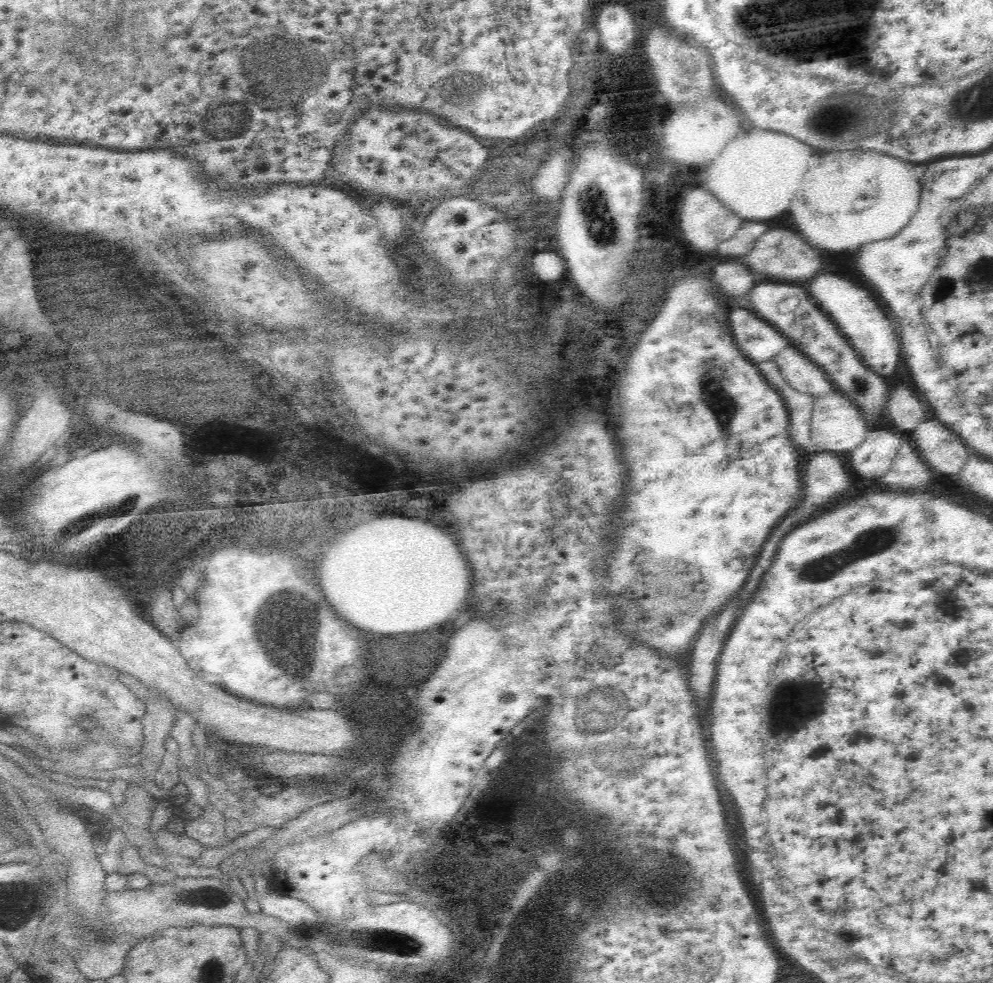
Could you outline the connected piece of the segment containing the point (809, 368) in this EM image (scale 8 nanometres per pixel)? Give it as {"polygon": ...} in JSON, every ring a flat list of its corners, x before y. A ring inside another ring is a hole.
{"polygon":[[788,346,774,358,774,364,778,366,782,378,802,394,812,394,816,398,831,392,832,386,827,381,826,374,810,362,798,348]]}

